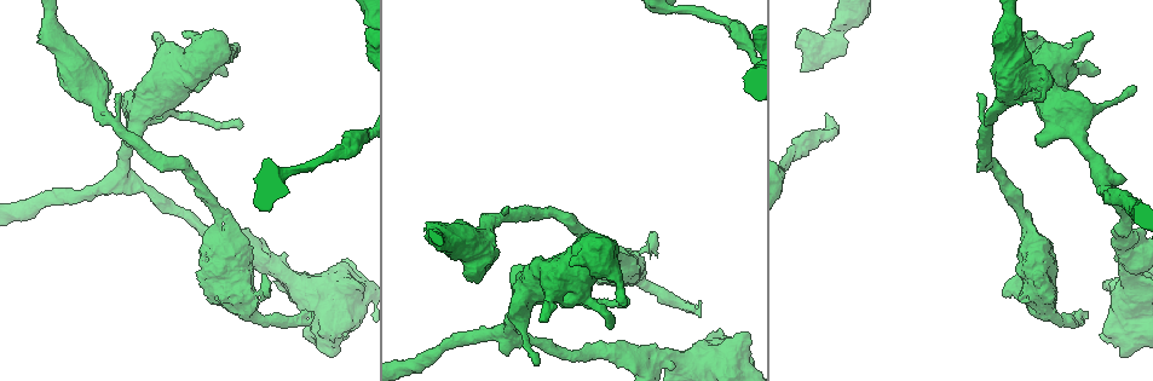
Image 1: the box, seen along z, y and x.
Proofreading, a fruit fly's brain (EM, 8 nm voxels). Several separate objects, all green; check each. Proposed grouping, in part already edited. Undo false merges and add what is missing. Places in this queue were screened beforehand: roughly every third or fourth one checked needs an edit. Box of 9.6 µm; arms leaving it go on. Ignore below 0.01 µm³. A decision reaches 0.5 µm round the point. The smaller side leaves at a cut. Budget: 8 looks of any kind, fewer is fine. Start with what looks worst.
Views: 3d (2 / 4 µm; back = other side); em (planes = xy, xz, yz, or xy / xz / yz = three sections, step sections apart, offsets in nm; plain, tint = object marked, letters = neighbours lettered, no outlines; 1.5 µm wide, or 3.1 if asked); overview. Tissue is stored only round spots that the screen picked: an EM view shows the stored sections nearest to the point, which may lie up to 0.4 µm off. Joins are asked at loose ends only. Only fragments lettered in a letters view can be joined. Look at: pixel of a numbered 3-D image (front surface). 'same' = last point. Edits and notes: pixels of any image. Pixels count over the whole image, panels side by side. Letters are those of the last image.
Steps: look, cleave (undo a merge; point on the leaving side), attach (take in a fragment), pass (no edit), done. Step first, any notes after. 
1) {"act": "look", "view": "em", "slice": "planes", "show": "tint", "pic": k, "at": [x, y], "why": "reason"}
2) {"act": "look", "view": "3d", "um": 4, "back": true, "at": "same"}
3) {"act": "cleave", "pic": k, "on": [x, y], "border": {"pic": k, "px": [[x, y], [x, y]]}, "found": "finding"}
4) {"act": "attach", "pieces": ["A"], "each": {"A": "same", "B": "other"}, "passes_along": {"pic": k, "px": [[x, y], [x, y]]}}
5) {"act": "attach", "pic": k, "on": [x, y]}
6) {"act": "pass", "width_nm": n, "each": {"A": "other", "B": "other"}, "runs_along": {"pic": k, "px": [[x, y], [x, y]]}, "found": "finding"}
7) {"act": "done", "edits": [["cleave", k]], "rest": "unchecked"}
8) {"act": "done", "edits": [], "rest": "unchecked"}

{"act": "look", "view": "em", "slice": "planes", "show": "tint", "pic": 1, "at": [225, 69], "why": "an open end"}

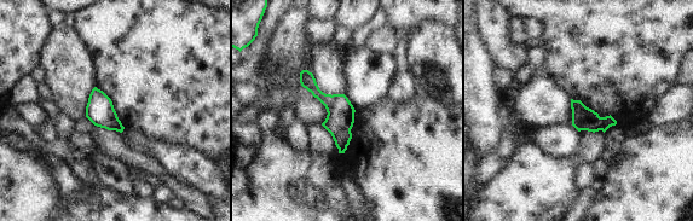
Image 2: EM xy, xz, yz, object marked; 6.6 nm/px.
{"act": "look", "view": "em", "slice": "planes", "show": "letters", "at": "same", "why": "what lies round it"}

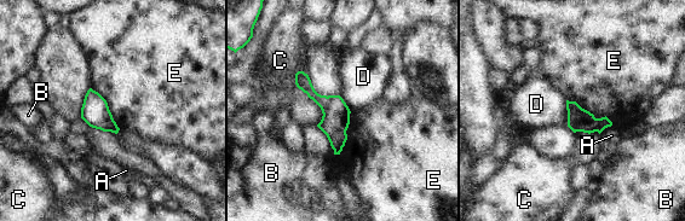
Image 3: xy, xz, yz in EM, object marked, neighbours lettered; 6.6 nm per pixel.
{"act": "pass", "each": {"A": "other", "B": "other", "C": "other", "D": "other", "E": "other"}, "border": {"pic": 3, "px": [[567, 99], [612, 123]]}, "found": "none of them fits"}

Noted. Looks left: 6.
{"act": "look", "view": "em", "slice": "planes", "show": "plain", "pic": 1, "at": [744, 333], "why": "branch stops here"}

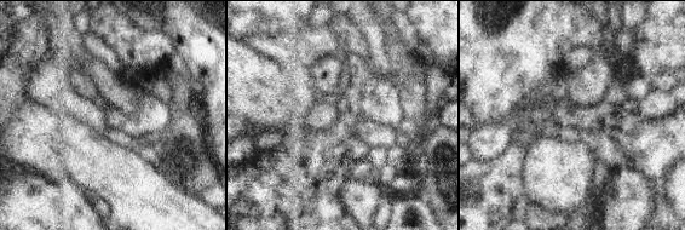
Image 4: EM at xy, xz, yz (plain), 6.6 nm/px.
{"act": "look", "view": "em", "slice": "planes", "show": "tint", "at": "same"}

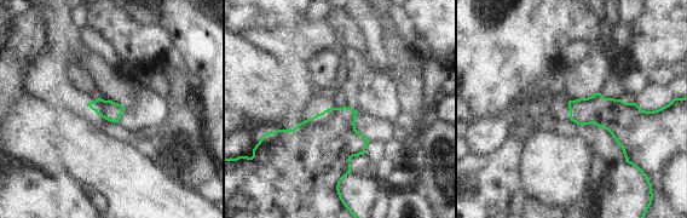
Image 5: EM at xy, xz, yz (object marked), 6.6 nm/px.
{"act": "look", "view": "em", "slice": "planes", "show": "letters", "at": "same", "why": "what lies round it"}

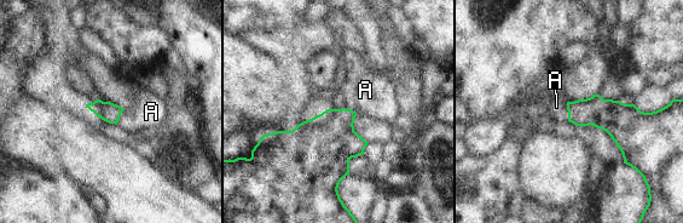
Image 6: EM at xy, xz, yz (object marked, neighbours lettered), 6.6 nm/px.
{"act": "attach", "pieces": ["A"], "each": {"A": "same"}, "passes_along": {"pic": 6, "px": [[326, 142], [342, 108], [365, 90]]}, "found": "the neuron continues"}

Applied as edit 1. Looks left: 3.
{"act": "look", "view": "em", "slice": "planes", "show": "tint", "pic": 1, "at": [733, 23], "why": "sudden change in width"}

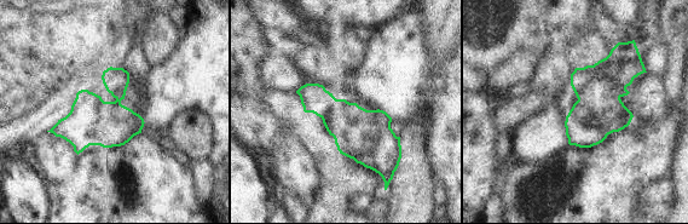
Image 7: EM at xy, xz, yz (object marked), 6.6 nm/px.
{"act": "look", "view": "em", "slice": "planes", "show": "letters", "at": "same"}

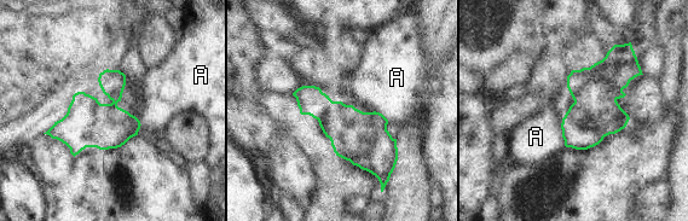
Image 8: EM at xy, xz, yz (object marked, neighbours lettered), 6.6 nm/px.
{"act": "pass", "width_nm": 300, "each": {"A": "other"}, "border": {"pic": 8, "px": [[308, 85], [388, 121]]}, "found": "one neuron here"}

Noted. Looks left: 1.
{"act": "done", "edits": [["attach", 6]], "rest": "unchecked"}

